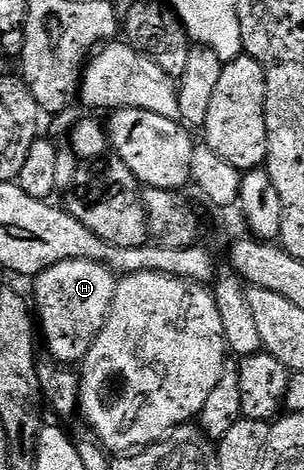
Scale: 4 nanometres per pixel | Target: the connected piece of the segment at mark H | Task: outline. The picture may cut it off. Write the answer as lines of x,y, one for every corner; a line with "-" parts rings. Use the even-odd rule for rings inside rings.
95,261
57,263
34,278
33,313
41,341
51,352
50,360
63,367
75,367
91,350
99,332
105,327
113,303
116,274

